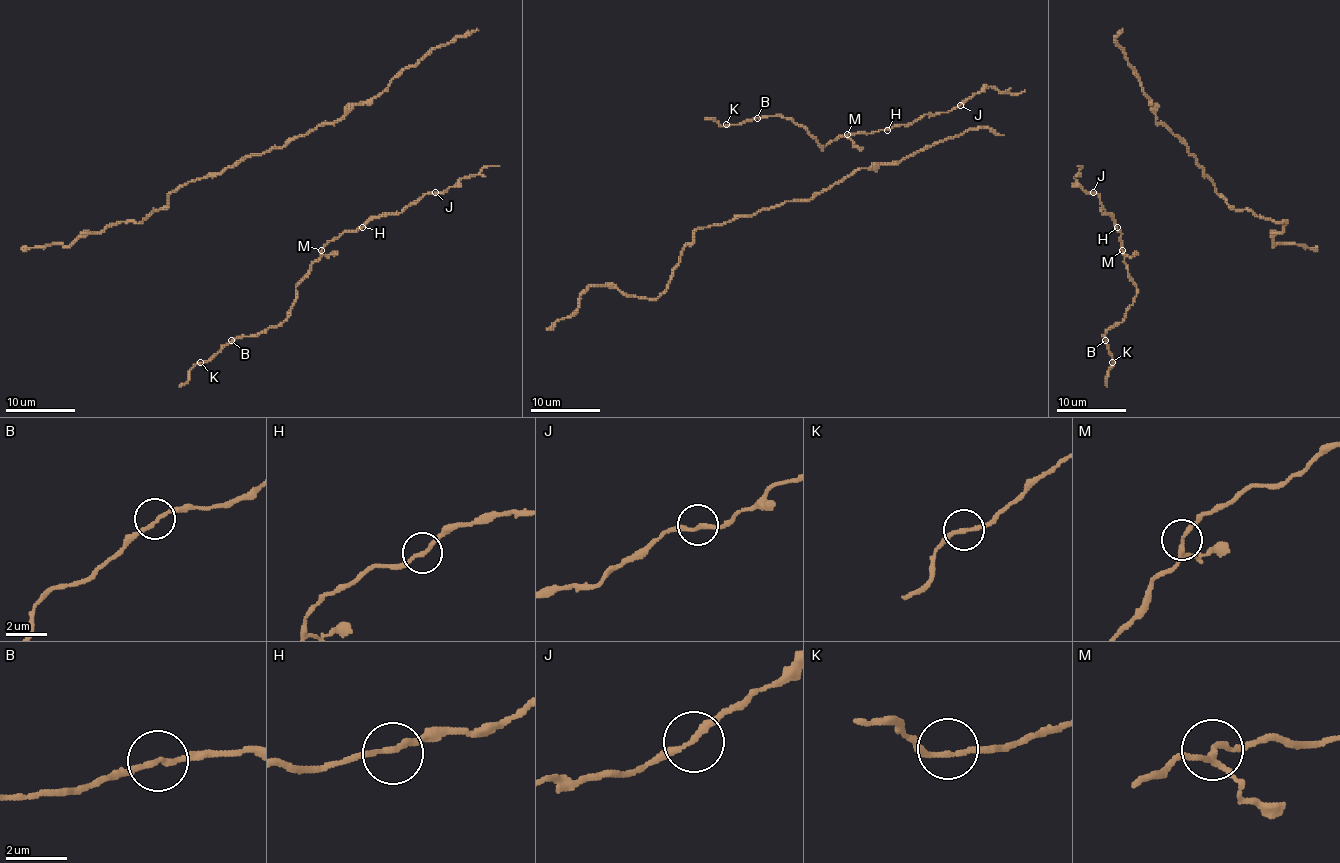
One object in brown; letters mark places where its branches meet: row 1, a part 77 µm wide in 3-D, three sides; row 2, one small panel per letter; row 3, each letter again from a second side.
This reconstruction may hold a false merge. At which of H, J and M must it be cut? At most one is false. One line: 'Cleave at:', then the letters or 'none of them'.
Cleave at: none of them

